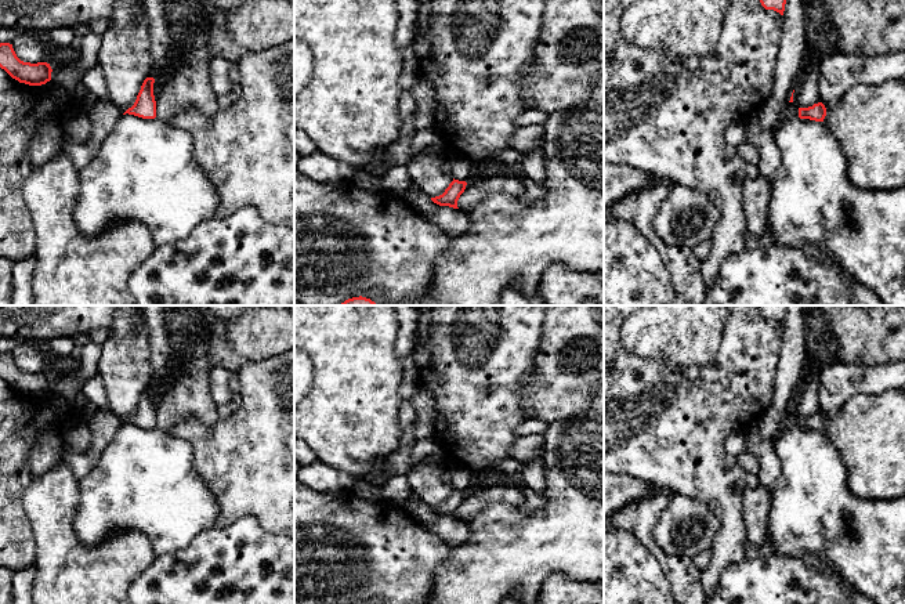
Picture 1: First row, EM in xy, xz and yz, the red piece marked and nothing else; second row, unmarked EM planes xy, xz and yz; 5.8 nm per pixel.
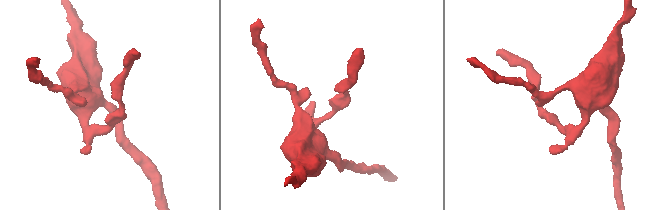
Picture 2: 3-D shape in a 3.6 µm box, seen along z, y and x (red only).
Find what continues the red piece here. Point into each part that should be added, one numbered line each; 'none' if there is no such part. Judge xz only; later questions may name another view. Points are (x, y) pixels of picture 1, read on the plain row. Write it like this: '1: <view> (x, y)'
none

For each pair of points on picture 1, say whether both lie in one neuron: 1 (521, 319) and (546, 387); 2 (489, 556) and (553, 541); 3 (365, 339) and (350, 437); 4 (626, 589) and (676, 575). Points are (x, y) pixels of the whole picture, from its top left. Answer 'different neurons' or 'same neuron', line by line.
1: different neurons
2: same neuron
3: same neuron
4: different neurons

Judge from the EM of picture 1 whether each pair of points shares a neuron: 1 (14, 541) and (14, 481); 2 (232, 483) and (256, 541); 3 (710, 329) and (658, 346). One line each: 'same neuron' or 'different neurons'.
1: same neuron
2: different neurons
3: same neuron

